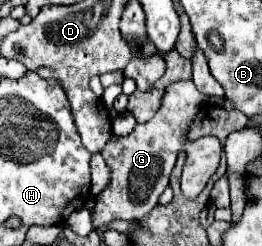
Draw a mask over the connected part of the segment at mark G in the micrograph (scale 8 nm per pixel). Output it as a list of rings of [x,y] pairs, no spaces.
[[[190,80],[174,82],[164,90],[162,104],[152,120],[144,124],[136,124],[136,128],[128,136],[122,136],[122,138],[112,136],[106,142],[102,156],[112,170],[112,182],[102,192],[100,204],[96,206],[94,228],[108,224],[110,218],[140,220],[158,204],[160,194],[168,186],[168,178],[174,168],[178,152],[186,150],[188,146],[188,140],[186,140],[188,124],[196,118],[200,104],[206,104],[206,100],[208,98],[200,94]]]

